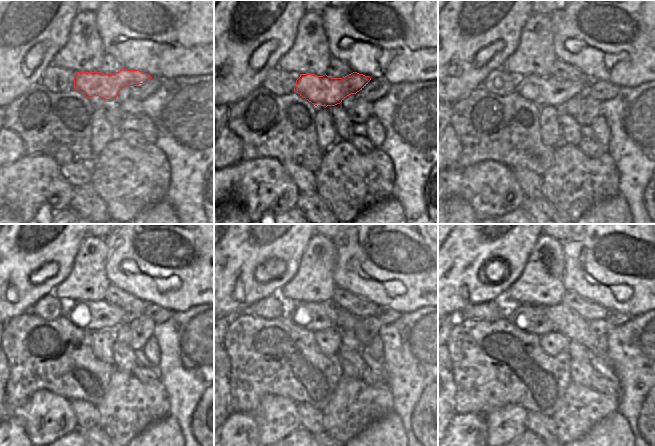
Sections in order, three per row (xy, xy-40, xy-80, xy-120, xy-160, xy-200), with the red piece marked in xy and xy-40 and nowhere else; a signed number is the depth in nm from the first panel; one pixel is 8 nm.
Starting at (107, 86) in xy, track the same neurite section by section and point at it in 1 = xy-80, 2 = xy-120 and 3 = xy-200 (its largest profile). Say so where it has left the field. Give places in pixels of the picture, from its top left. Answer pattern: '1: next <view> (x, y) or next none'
1: next xy-80 (543, 90)
2: next xy-120 (92, 316)
3: next xy-200 (531, 319)

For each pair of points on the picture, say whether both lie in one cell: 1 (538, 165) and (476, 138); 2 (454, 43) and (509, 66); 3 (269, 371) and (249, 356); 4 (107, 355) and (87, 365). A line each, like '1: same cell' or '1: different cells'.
1: same cell
2: different cells
3: same cell
4: different cells

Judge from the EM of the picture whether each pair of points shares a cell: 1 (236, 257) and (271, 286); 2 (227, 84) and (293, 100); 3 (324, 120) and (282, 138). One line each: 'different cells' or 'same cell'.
1: same cell
2: different cells
3: different cells

